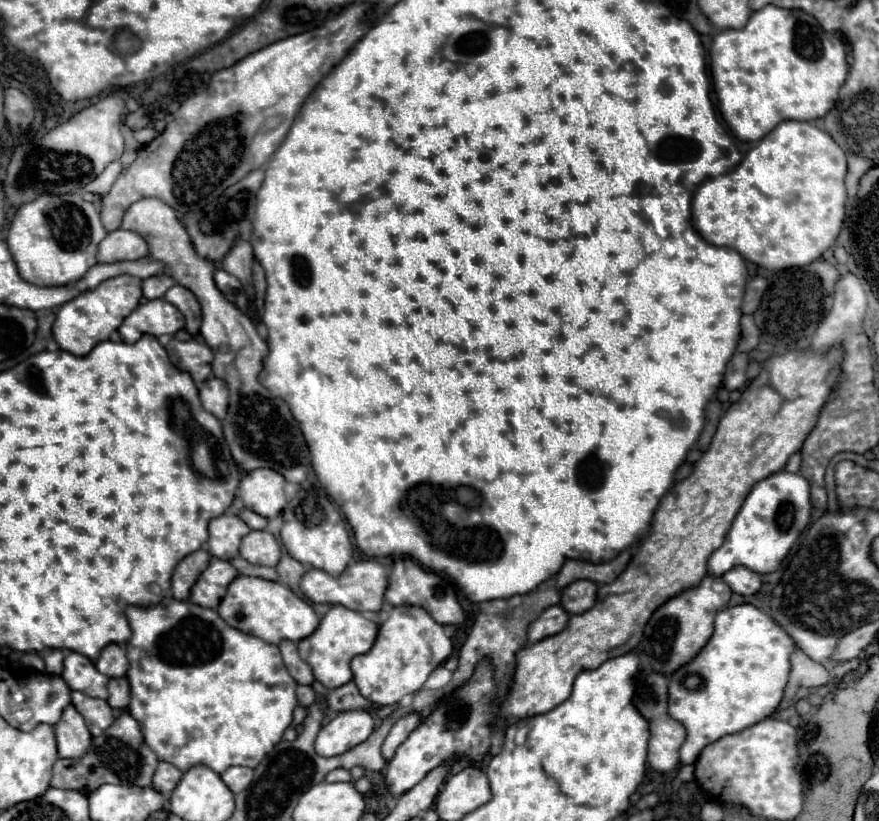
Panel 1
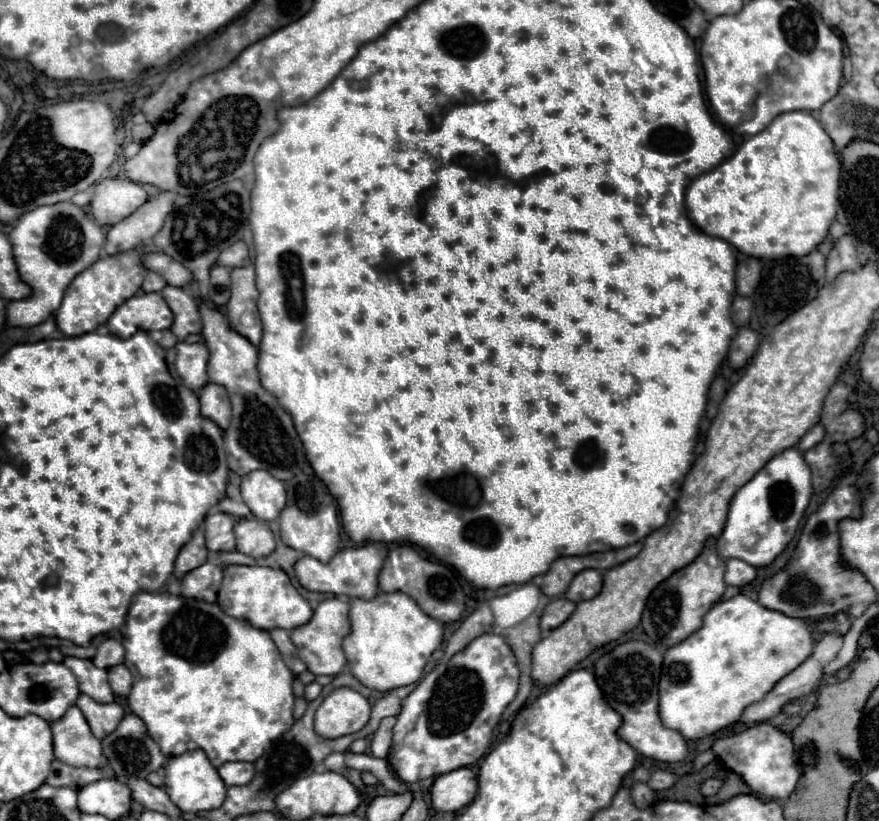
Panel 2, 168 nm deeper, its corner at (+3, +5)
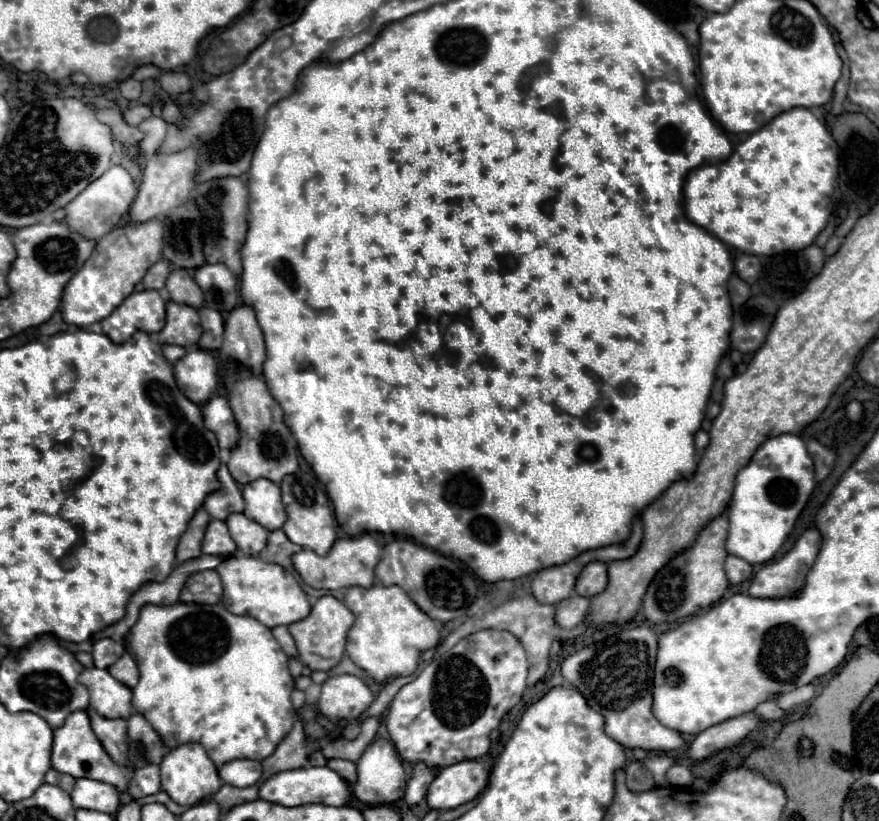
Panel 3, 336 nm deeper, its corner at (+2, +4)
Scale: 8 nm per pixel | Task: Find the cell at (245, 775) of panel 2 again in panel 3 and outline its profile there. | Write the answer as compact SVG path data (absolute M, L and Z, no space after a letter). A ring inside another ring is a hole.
M238 759L238 761L230 761L222 765L218 773L220 773L220 779L228 785L248 787L248 785L254 785L262 777L262 765L258 761Z

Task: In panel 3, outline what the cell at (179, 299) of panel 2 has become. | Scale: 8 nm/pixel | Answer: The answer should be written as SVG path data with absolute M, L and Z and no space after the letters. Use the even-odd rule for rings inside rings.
M176 301L166 303L166 327L158 333L160 343L182 345L186 349L196 347L202 335L198 311L190 305L182 305Z

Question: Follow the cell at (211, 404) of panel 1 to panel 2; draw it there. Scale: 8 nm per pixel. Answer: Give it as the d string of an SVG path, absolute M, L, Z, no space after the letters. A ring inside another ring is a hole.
M207 384L207 388L199 392L199 400L201 400L201 416L219 424L221 430L227 430L231 422L231 404L227 390L219 384Z

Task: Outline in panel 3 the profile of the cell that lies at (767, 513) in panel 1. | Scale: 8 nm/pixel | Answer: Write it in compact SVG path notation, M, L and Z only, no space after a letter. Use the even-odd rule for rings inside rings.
M778 435L768 439L748 467L738 473L738 485L726 513L730 523L726 551L752 565L768 563L790 535L814 485L814 463L802 437Z

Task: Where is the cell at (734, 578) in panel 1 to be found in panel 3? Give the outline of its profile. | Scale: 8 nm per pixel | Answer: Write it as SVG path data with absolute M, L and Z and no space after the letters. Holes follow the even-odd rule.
M734 555L726 557L724 569L726 569L726 577L732 585L738 585L738 583L746 581L748 577L752 577L752 565L740 557L734 557Z

